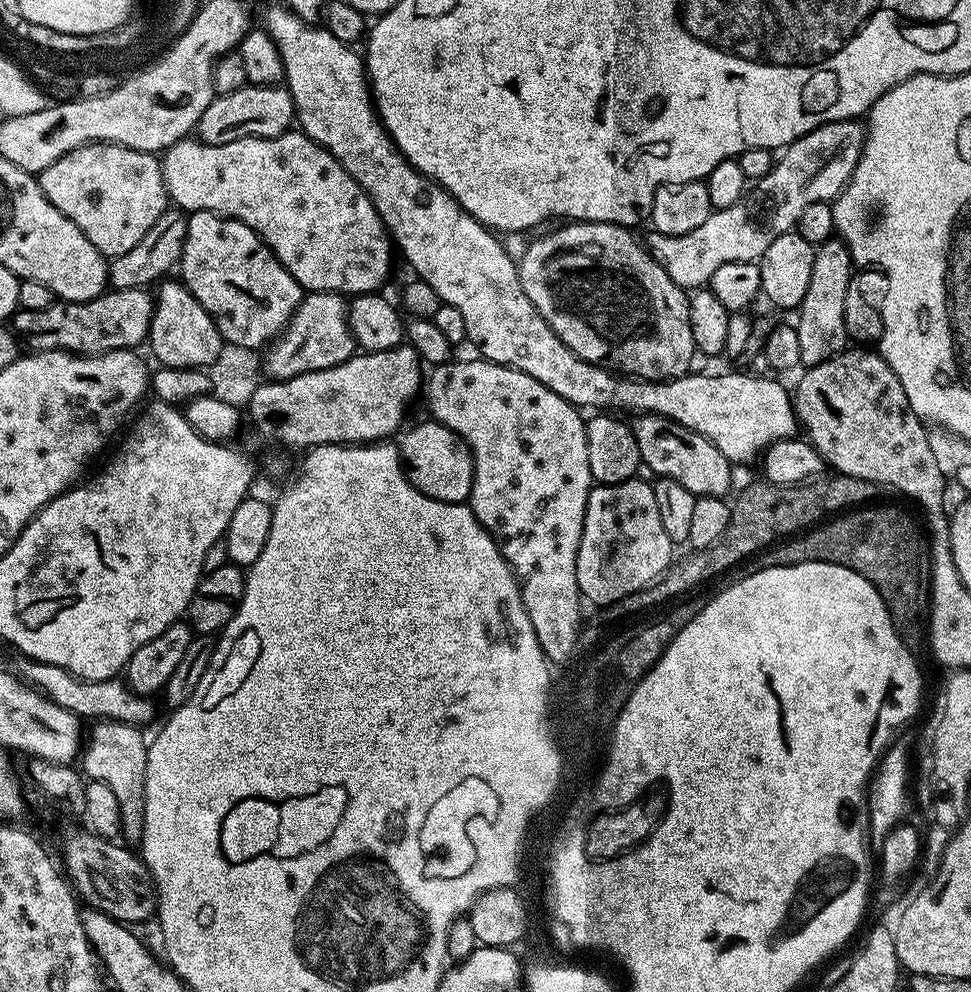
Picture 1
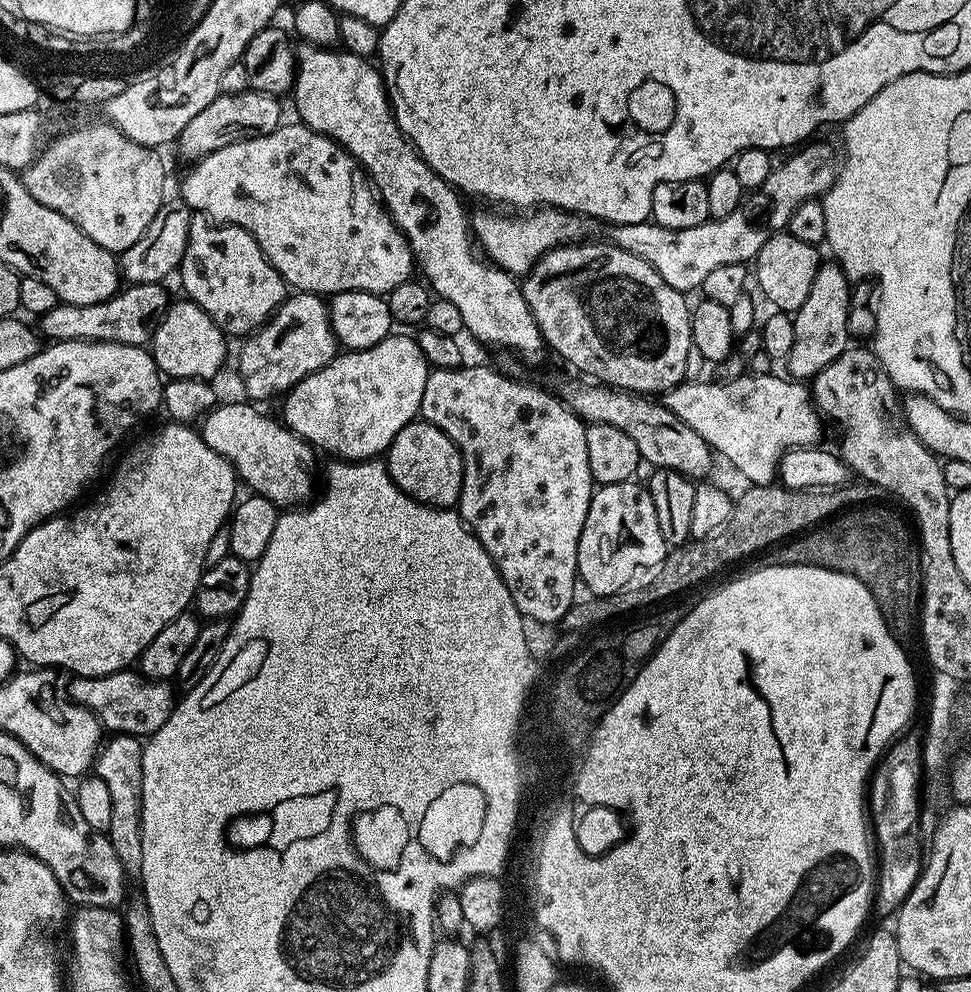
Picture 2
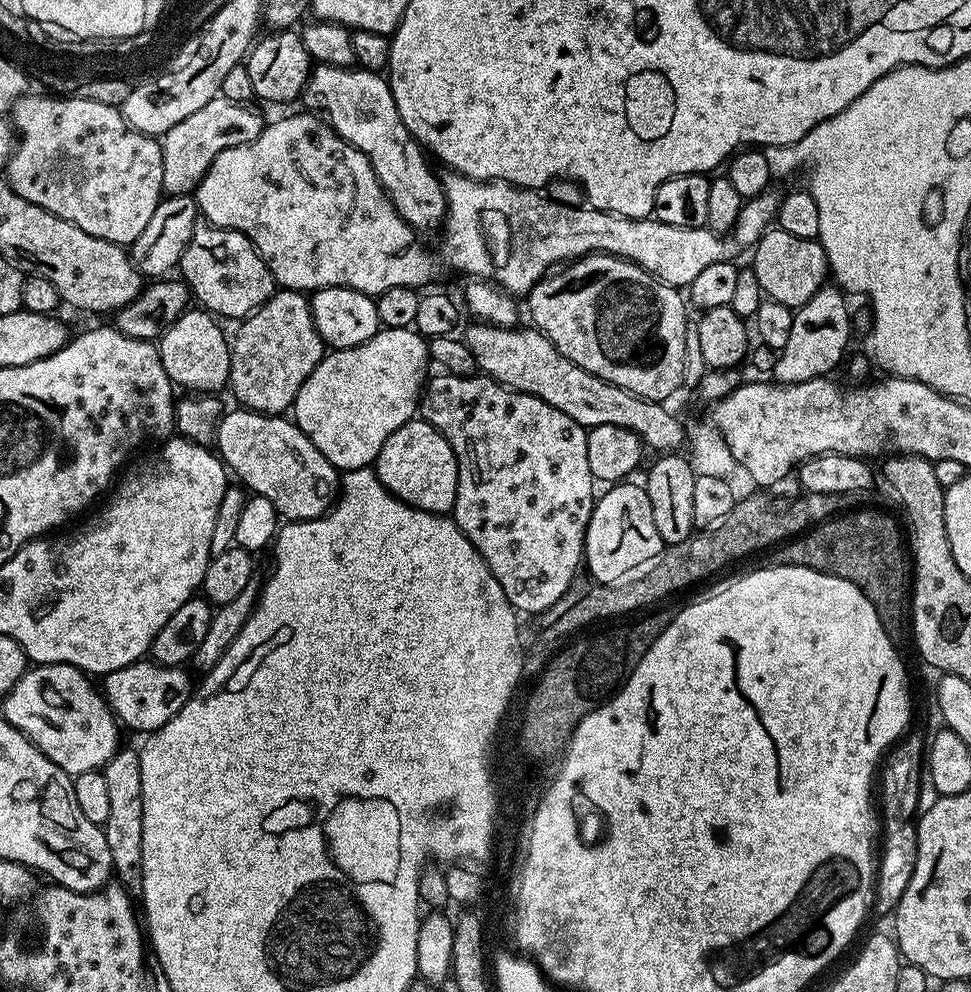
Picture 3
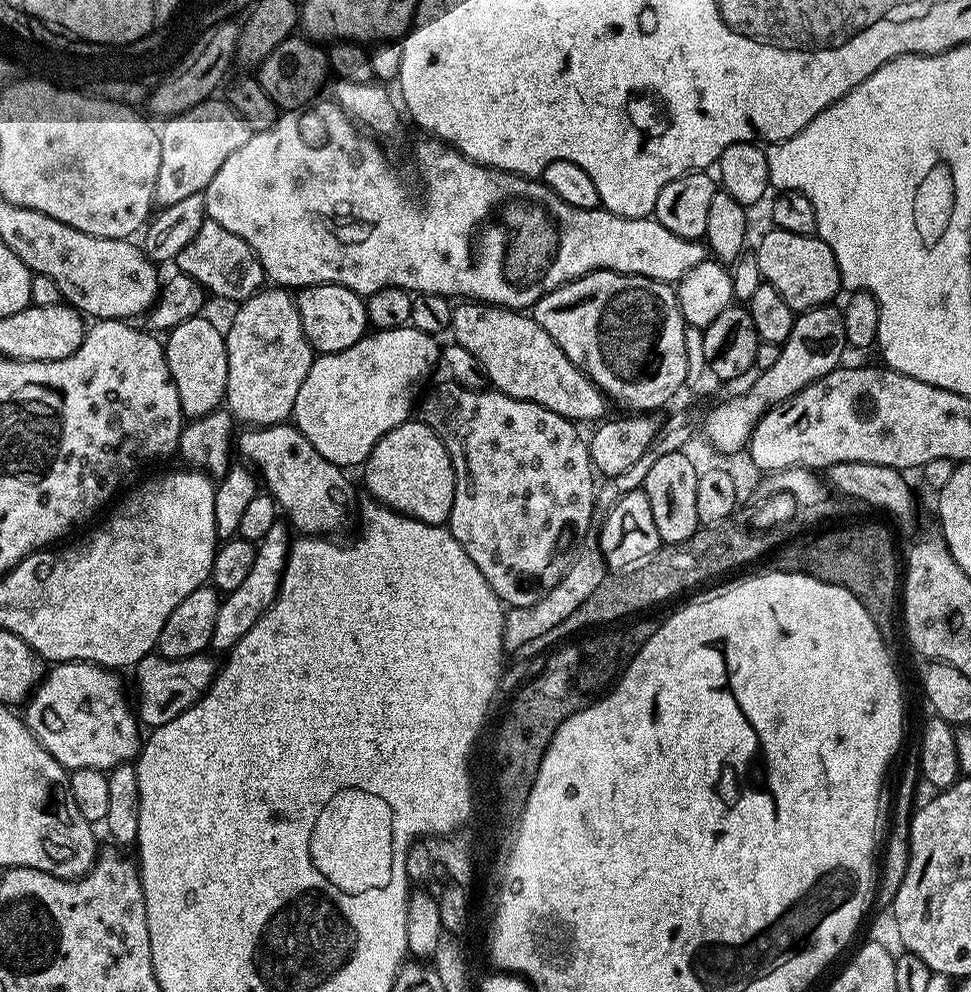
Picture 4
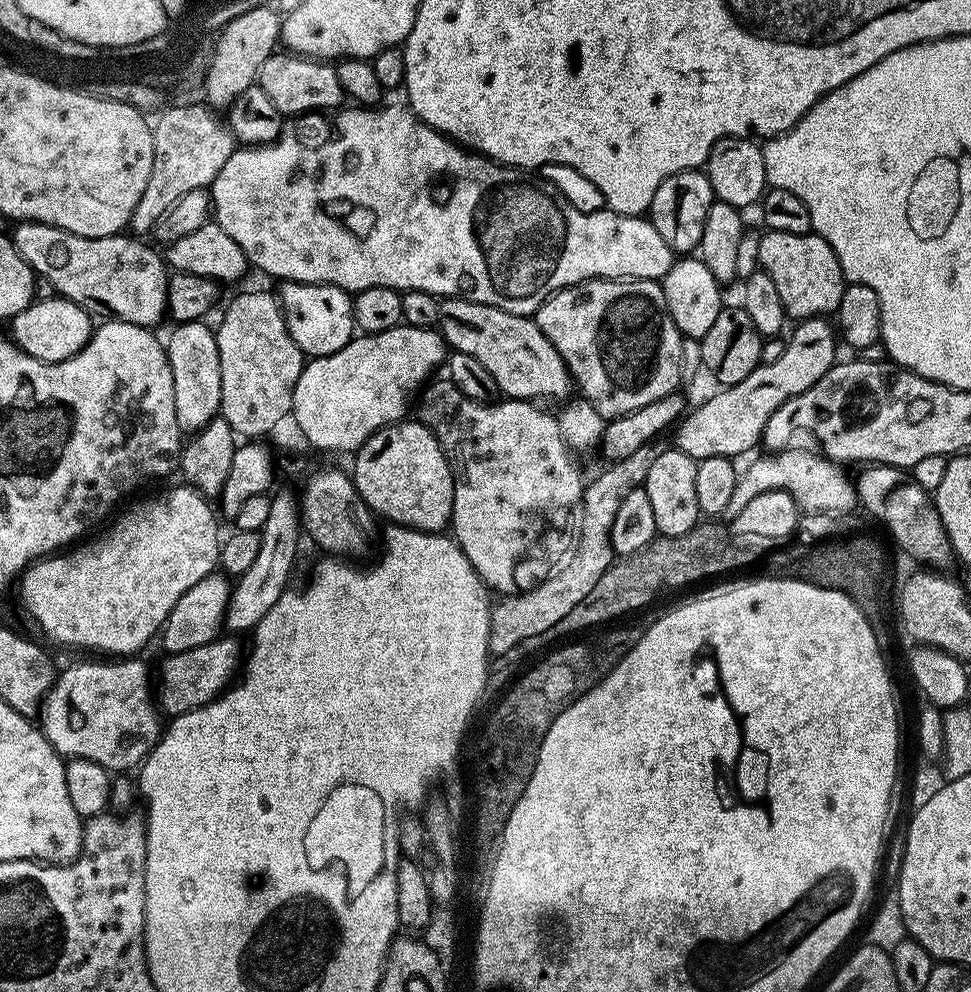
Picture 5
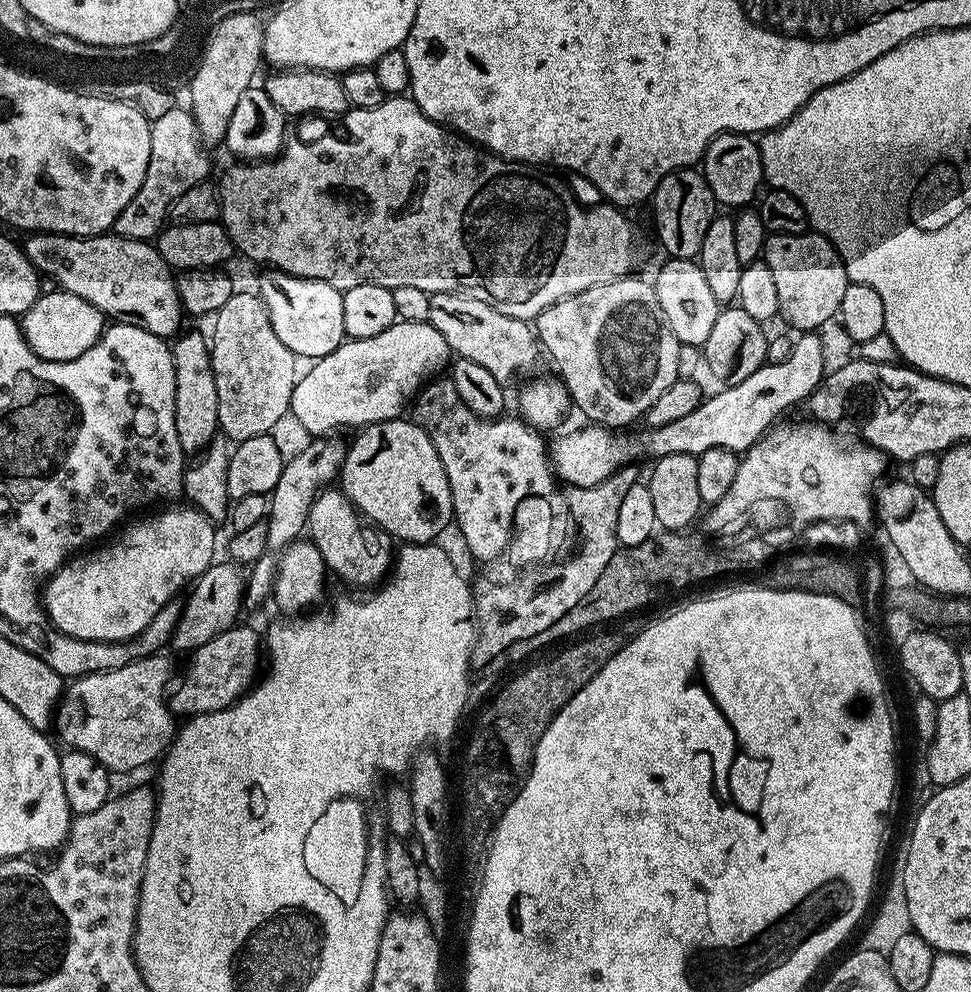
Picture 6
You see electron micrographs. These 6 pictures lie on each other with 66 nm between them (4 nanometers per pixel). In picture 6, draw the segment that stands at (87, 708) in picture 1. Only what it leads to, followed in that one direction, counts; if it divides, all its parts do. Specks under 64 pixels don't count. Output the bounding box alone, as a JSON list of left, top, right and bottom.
[170,626,262,718]

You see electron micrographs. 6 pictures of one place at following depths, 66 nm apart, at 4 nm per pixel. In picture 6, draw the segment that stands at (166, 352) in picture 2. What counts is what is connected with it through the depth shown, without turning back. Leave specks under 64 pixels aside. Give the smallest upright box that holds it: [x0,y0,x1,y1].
[171,332,218,454]

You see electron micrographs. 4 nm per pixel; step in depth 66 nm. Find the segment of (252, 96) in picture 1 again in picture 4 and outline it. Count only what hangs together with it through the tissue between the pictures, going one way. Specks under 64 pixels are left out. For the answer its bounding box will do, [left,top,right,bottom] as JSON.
[153,98,253,209]

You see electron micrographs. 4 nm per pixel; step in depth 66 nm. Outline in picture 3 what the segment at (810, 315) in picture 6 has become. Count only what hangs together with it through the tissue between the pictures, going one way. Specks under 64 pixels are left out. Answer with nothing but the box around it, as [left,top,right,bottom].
[750,226,830,310]

